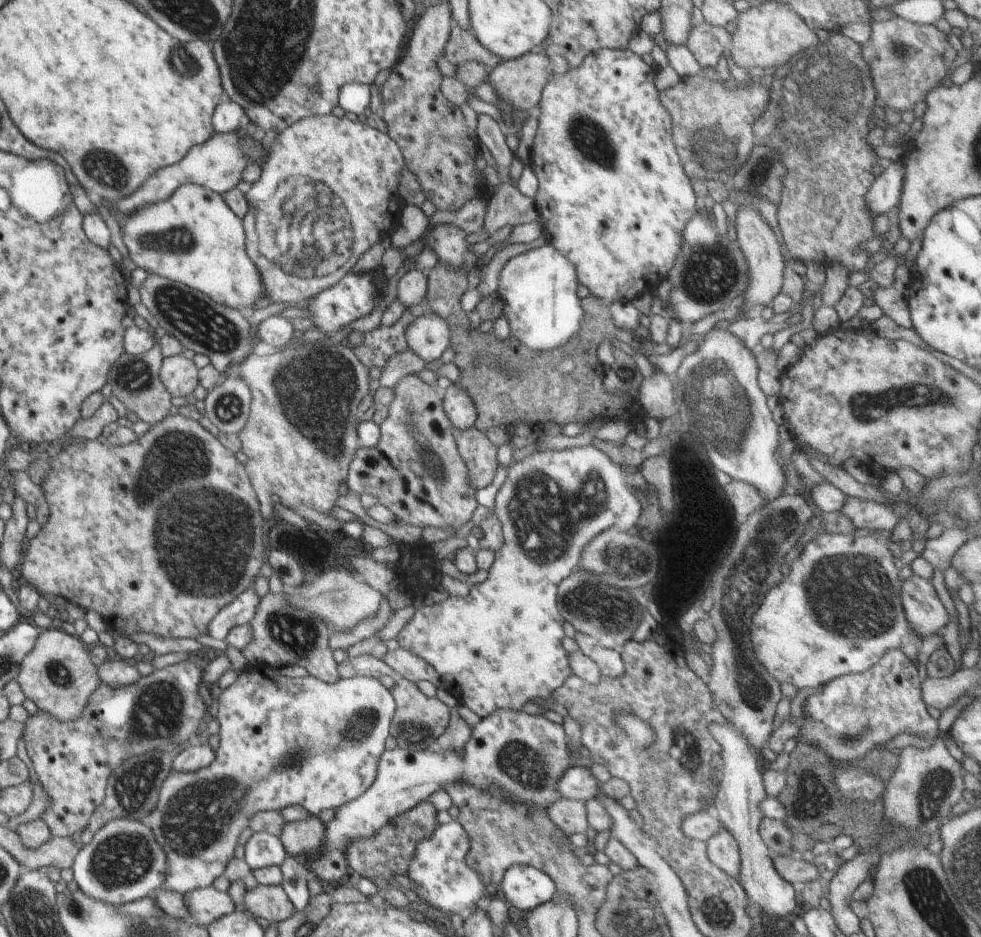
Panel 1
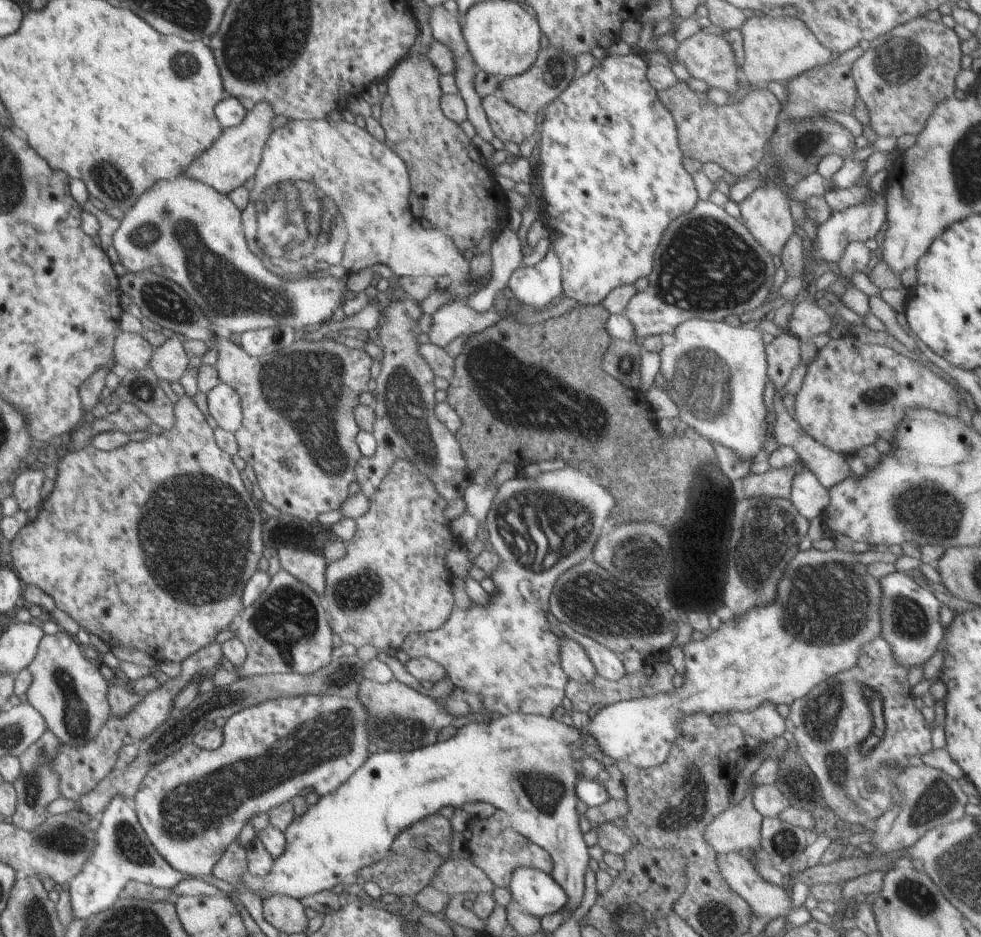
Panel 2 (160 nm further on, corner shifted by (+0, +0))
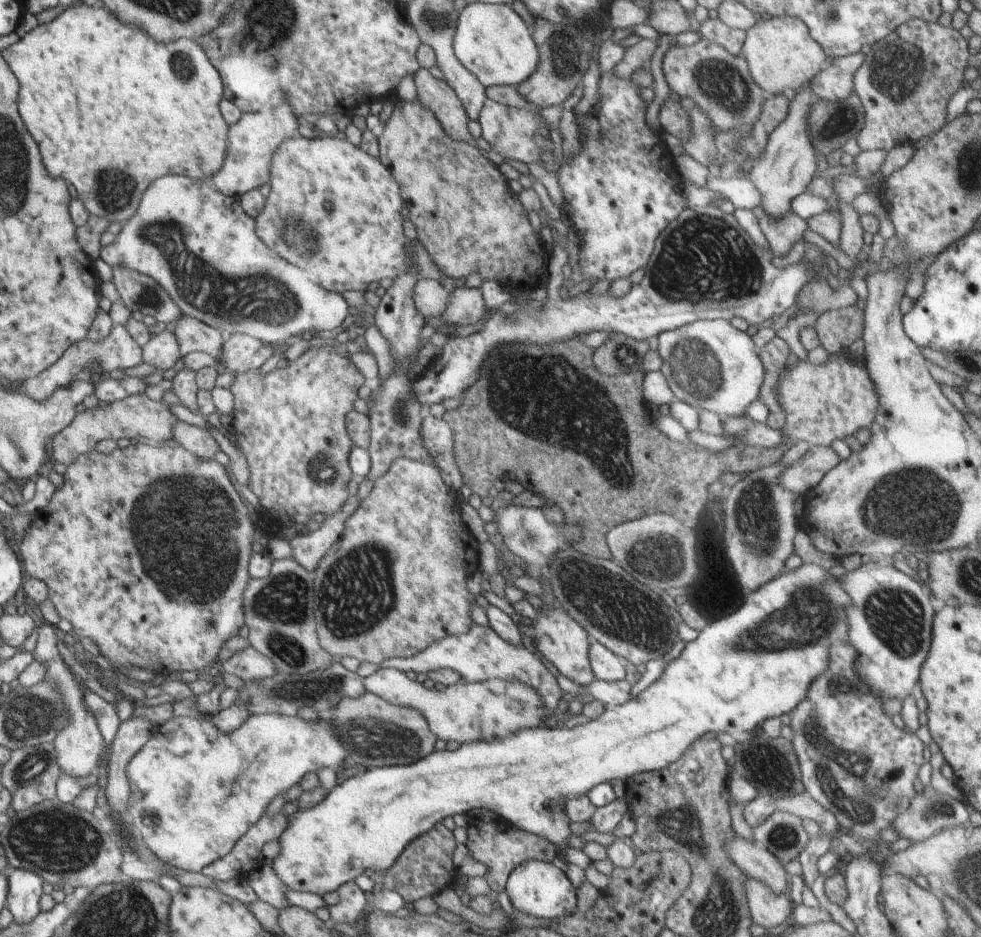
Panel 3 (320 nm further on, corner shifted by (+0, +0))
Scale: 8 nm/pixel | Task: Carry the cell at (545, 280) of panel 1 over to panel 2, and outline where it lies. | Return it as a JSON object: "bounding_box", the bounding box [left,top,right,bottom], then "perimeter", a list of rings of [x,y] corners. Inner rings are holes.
{"bounding_box":[509,247,563,310],"perimeter":[[[551,247],[537,266],[512,268],[509,285],[514,303],[536,310],[554,306],[556,298],[563,296],[557,253]]]}

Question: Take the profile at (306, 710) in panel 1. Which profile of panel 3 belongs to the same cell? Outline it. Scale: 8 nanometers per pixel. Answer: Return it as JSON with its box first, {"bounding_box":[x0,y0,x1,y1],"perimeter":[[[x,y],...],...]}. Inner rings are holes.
{"bounding_box":[125,713,346,872],"perimeter":[[[267,713],[264,715],[251,714],[250,718],[246,718],[242,726],[239,726],[232,732],[222,732],[212,721],[207,719],[194,719],[191,717],[173,717],[162,725],[155,724],[151,729],[150,740],[128,761],[125,771],[130,783],[130,798],[127,804],[129,817],[133,821],[134,828],[139,832],[146,846],[158,856],[161,861],[170,866],[181,868],[192,872],[203,872],[212,865],[214,861],[220,860],[234,848],[239,838],[250,830],[261,820],[263,814],[268,808],[268,804],[278,796],[290,789],[294,784],[298,784],[304,774],[310,772],[318,772],[320,768],[331,768],[334,771],[344,768],[346,760],[346,748],[337,739],[332,720],[329,716],[323,717],[318,722],[306,722],[298,717],[288,715],[280,715]]]}

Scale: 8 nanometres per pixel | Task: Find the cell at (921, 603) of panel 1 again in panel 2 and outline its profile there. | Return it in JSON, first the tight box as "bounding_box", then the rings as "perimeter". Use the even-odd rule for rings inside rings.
{"bounding_box":[879,571,945,670],"perimeter":[[[898,571],[882,577],[879,586],[881,587],[879,636],[889,643],[892,656],[900,665],[908,670],[912,666],[924,666],[934,652],[940,649],[945,636],[945,628],[939,621],[942,604],[920,579]]]}

